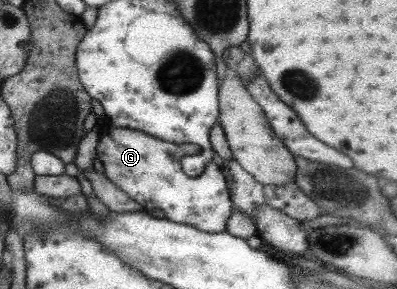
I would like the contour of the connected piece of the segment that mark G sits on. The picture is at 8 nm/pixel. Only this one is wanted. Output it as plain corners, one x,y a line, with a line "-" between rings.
105,122
99,126
101,132
97,148
97,158
105,168
105,176
119,189
148,212
160,208
167,220
177,224
193,225
203,232
225,232
227,220
231,218
233,201
229,194
229,182
223,170
213,162
207,164
206,170
196,178
189,177
183,170
181,157
190,148
187,145
157,140
144,132
133,132
123,128
111,127

